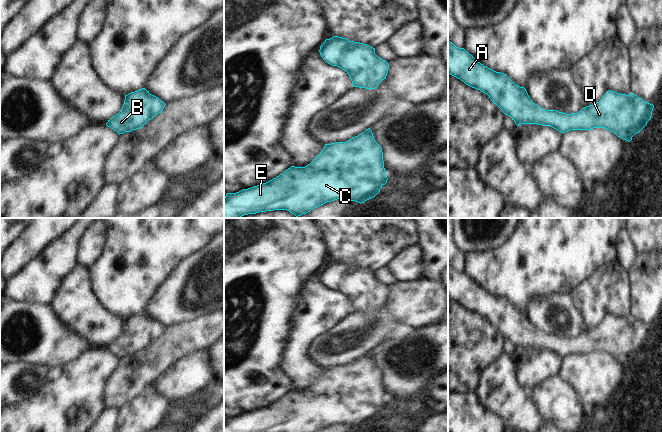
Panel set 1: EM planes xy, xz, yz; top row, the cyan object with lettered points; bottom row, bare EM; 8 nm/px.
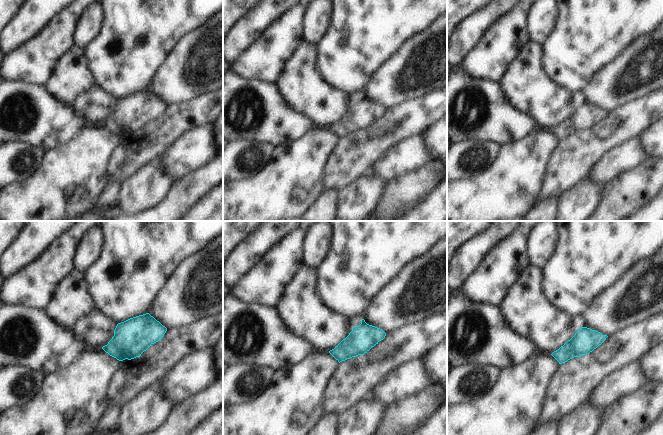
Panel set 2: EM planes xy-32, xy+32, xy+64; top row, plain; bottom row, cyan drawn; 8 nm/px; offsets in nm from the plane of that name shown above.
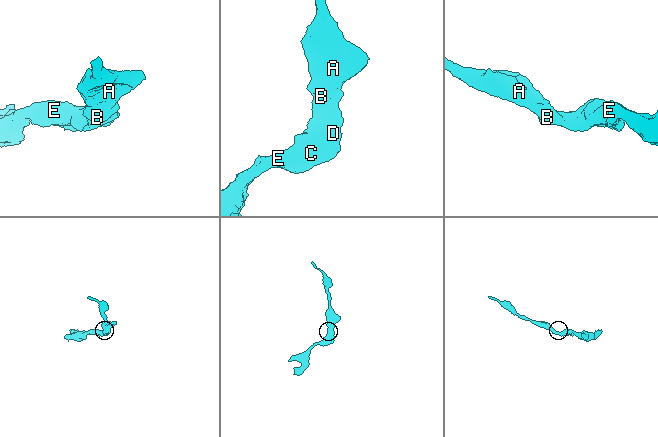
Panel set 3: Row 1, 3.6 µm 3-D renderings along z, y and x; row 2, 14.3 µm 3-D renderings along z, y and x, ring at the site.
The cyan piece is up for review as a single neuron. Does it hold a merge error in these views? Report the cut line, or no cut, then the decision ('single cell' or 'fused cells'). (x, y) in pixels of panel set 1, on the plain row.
cut none; single cell

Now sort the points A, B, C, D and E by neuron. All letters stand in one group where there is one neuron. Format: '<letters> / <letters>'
A B C D E

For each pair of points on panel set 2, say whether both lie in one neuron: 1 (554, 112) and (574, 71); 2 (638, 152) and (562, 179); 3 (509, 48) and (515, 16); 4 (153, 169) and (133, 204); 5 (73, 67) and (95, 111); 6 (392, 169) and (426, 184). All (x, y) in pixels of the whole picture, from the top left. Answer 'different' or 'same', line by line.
1: different
2: different
3: same
4: same
5: same
6: different

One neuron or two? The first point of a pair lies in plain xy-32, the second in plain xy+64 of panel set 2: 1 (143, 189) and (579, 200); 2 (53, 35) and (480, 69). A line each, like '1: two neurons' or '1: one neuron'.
1: one neuron
2: one neuron

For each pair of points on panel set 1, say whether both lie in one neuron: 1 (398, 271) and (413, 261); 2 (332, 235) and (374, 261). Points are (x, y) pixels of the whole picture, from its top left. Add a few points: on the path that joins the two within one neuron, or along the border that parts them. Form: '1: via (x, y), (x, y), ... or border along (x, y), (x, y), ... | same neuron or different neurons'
1: via (402, 268), (409, 264) | same neuron
2: via (342, 235), (348, 235), (364, 251) | same neuron

